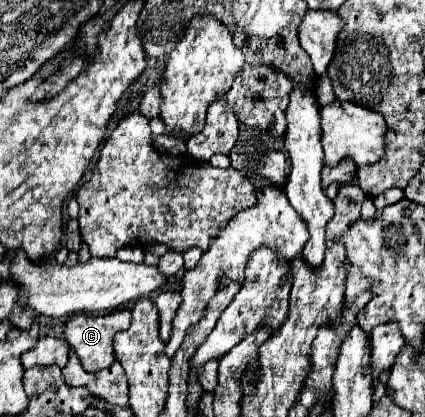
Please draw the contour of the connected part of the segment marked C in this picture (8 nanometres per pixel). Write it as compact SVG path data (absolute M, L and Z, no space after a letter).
M112 311L108 315L76 315L64 327L68 345L76 351L82 367L88 373L98 373L112 365L114 349L112 339L116 331L130 325L130 311Z

